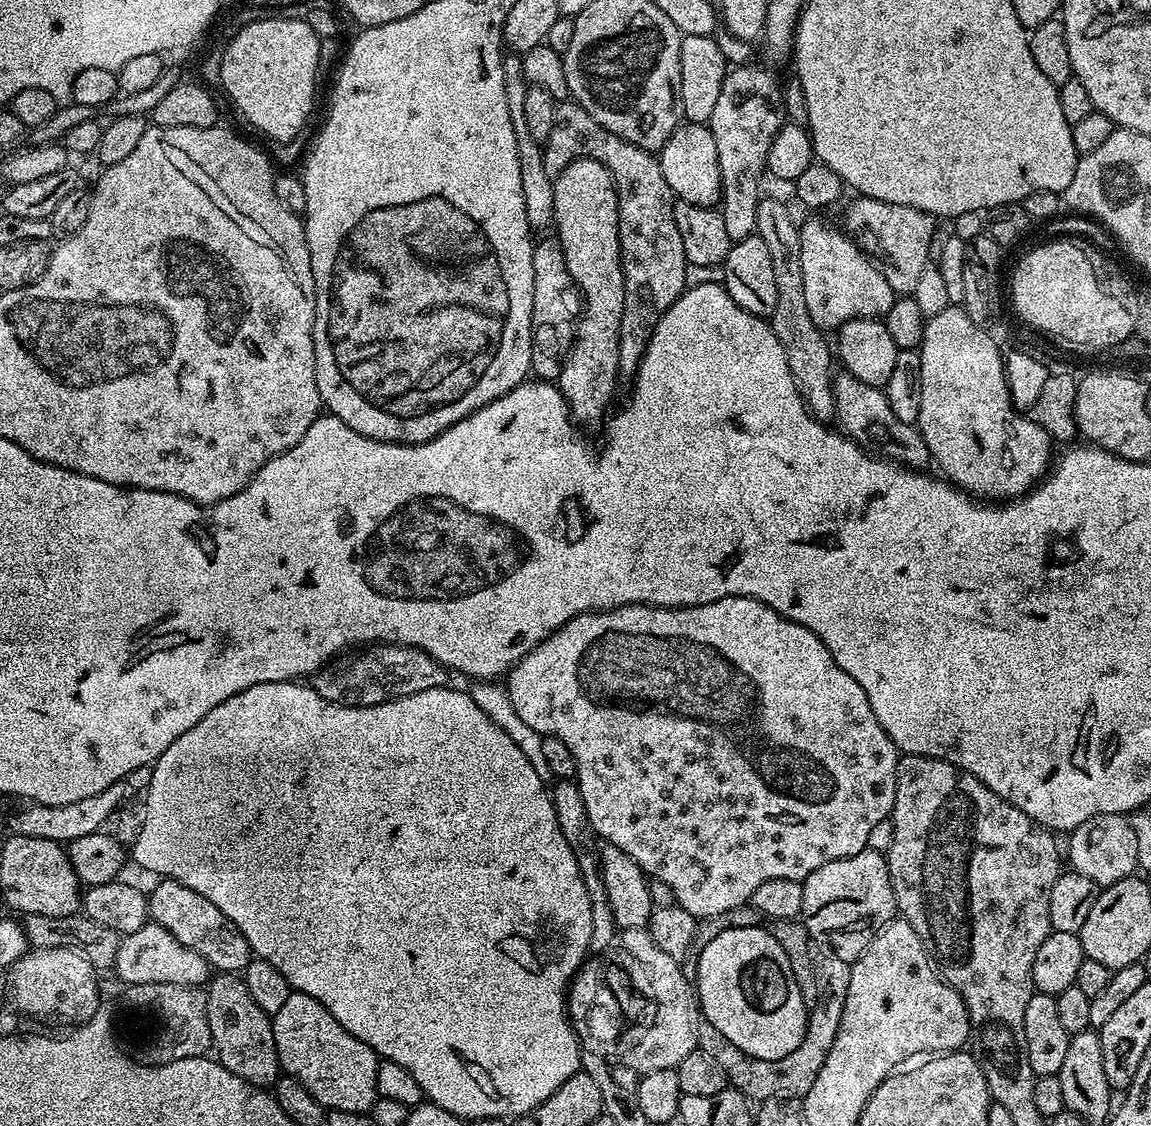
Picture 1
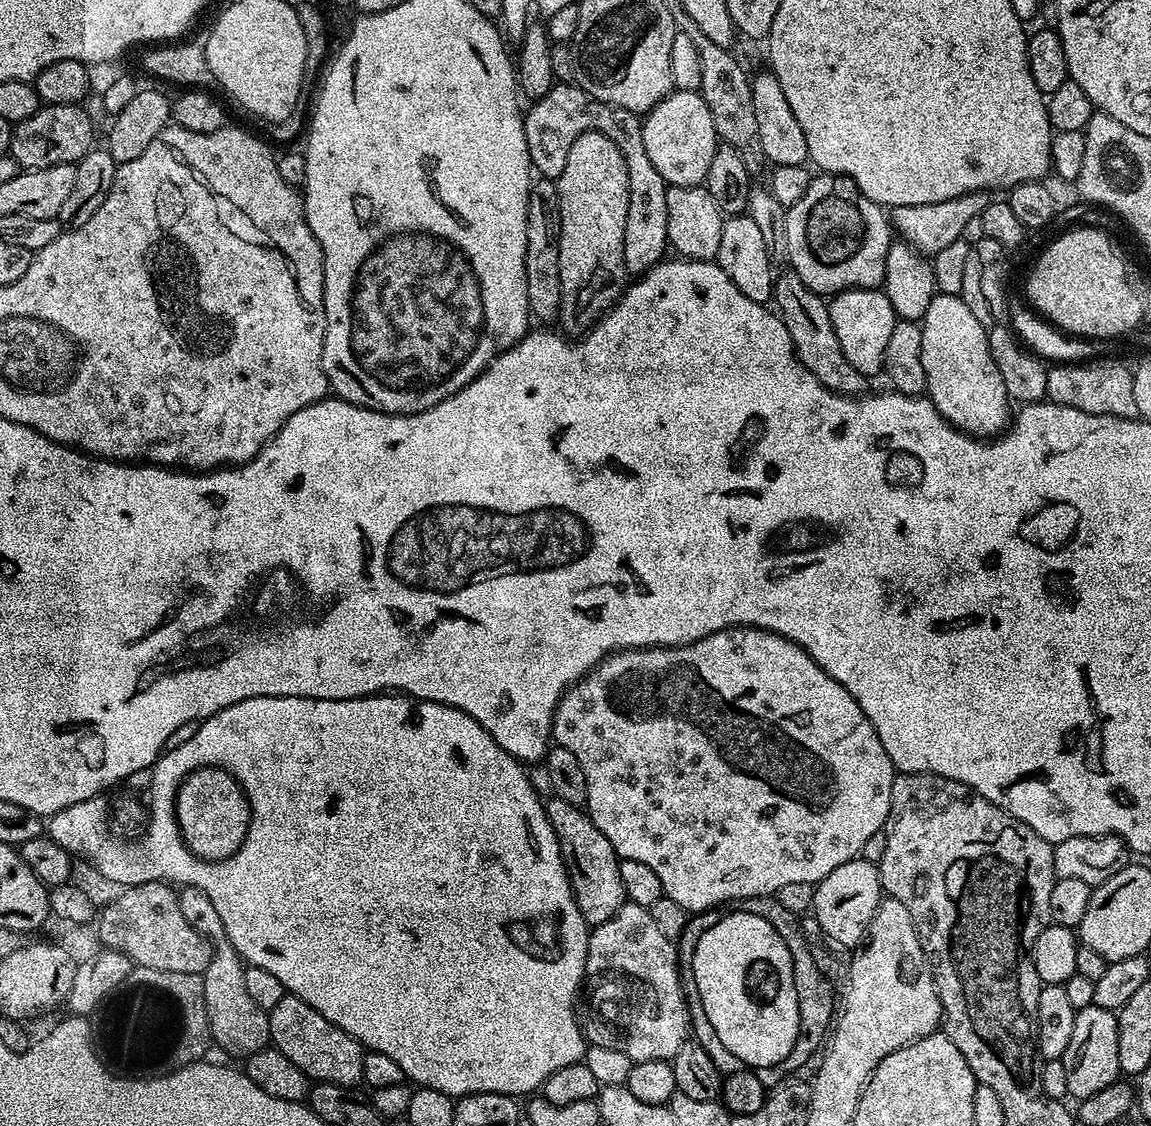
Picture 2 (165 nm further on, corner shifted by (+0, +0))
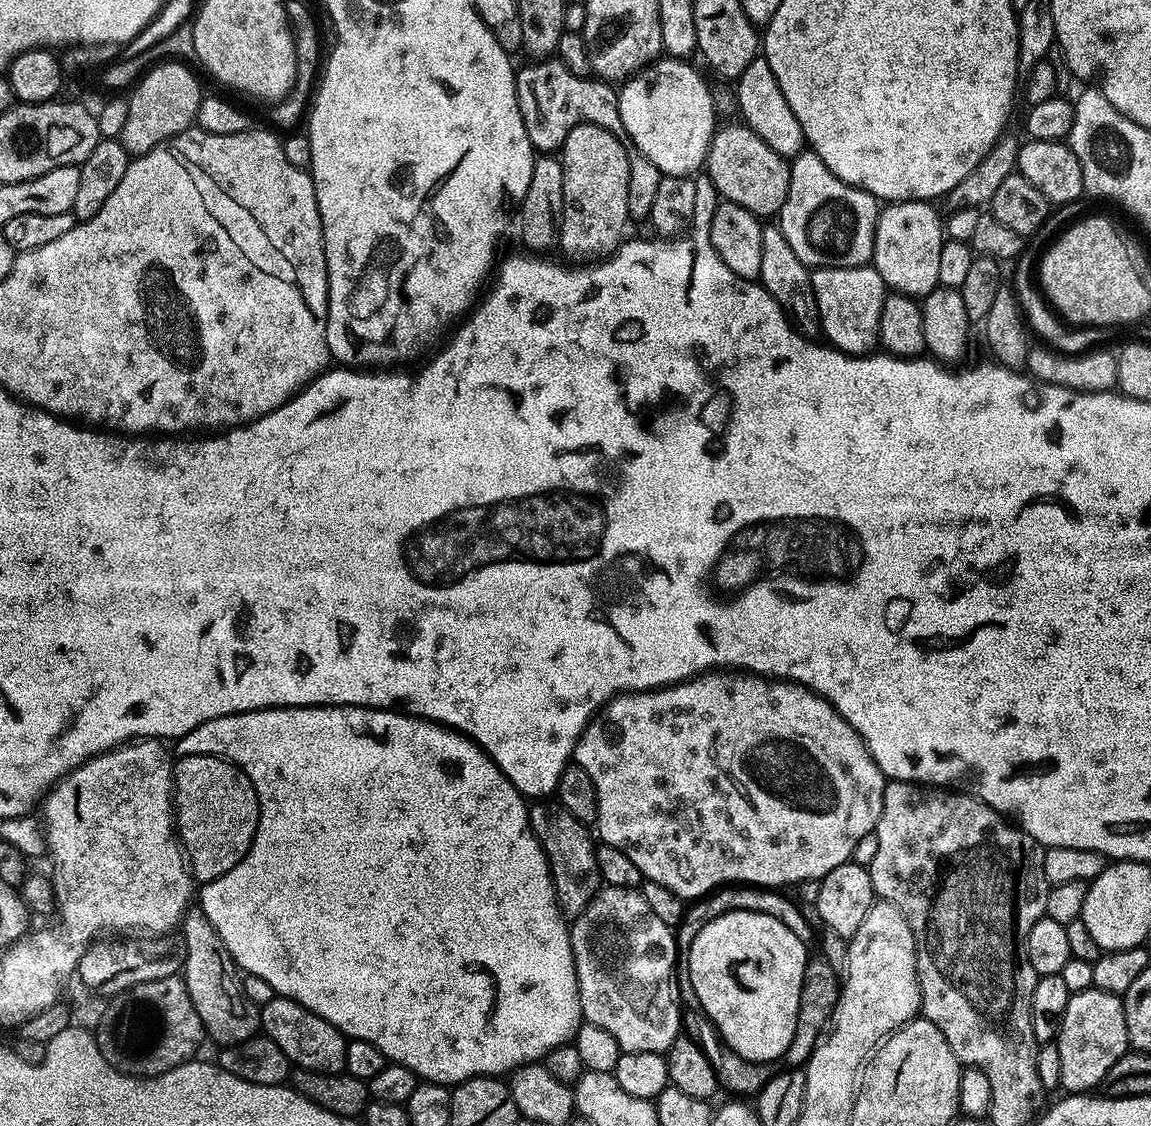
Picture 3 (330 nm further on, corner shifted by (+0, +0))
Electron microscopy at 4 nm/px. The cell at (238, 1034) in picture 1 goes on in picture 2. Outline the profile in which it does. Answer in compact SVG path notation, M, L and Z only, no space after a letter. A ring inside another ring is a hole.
M189 884L183 885L177 891L178 906L186 917L186 922L194 930L202 933L205 940L212 945L213 954L204 977L206 990L206 1014L210 1018L210 1030L215 1047L225 1048L239 1058L253 1056L258 1050L269 1047L268 1012L246 991L246 978L244 977L245 961L236 953L236 947L228 941L226 930L222 926L222 918L218 918L218 910L214 910L214 902Z

